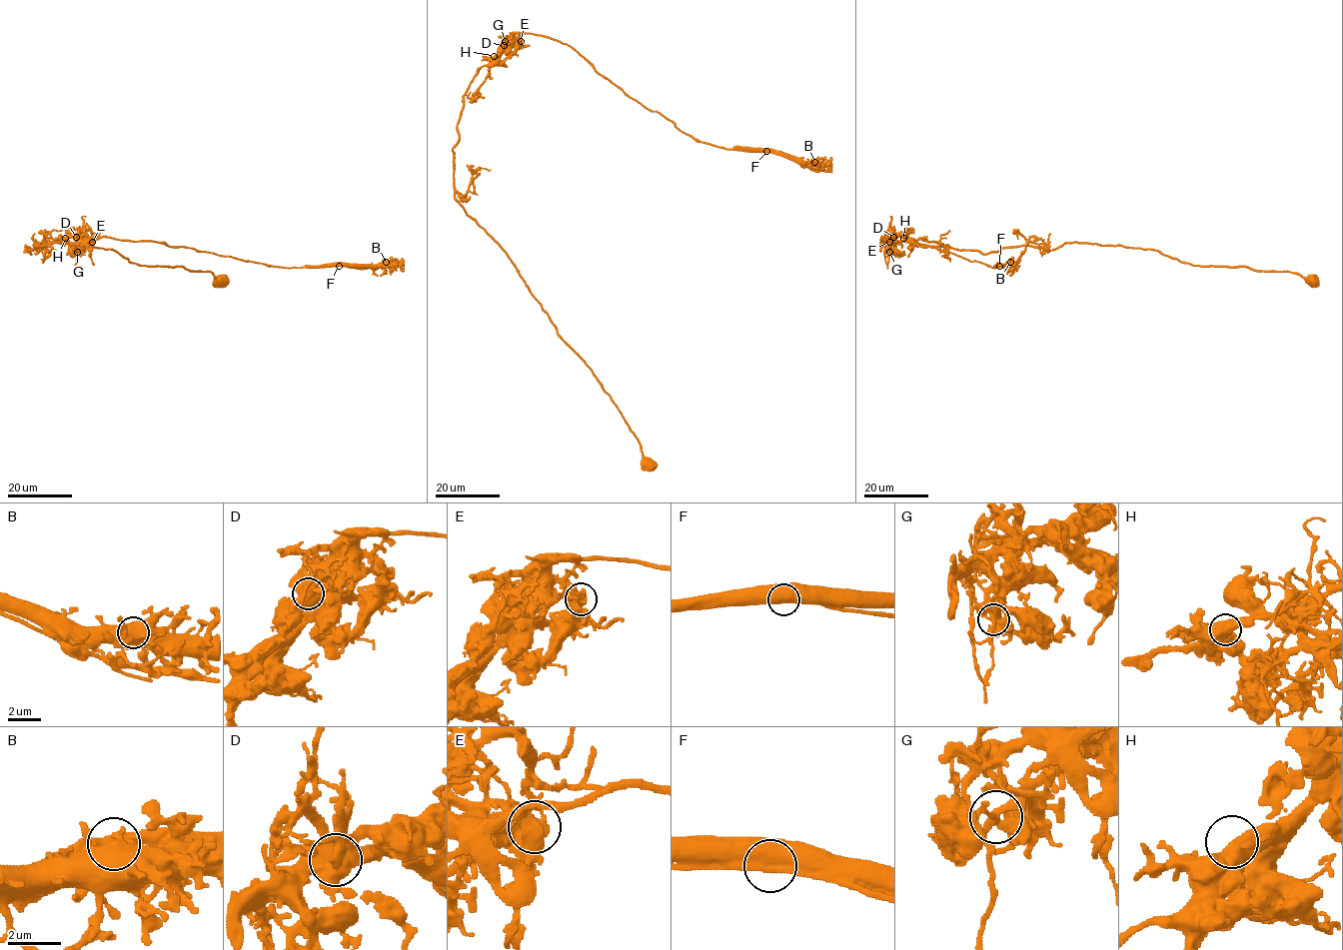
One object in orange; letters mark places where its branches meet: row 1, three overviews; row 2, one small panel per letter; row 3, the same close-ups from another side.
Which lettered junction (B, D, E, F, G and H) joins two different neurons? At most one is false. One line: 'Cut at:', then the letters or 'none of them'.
Cut at: F

